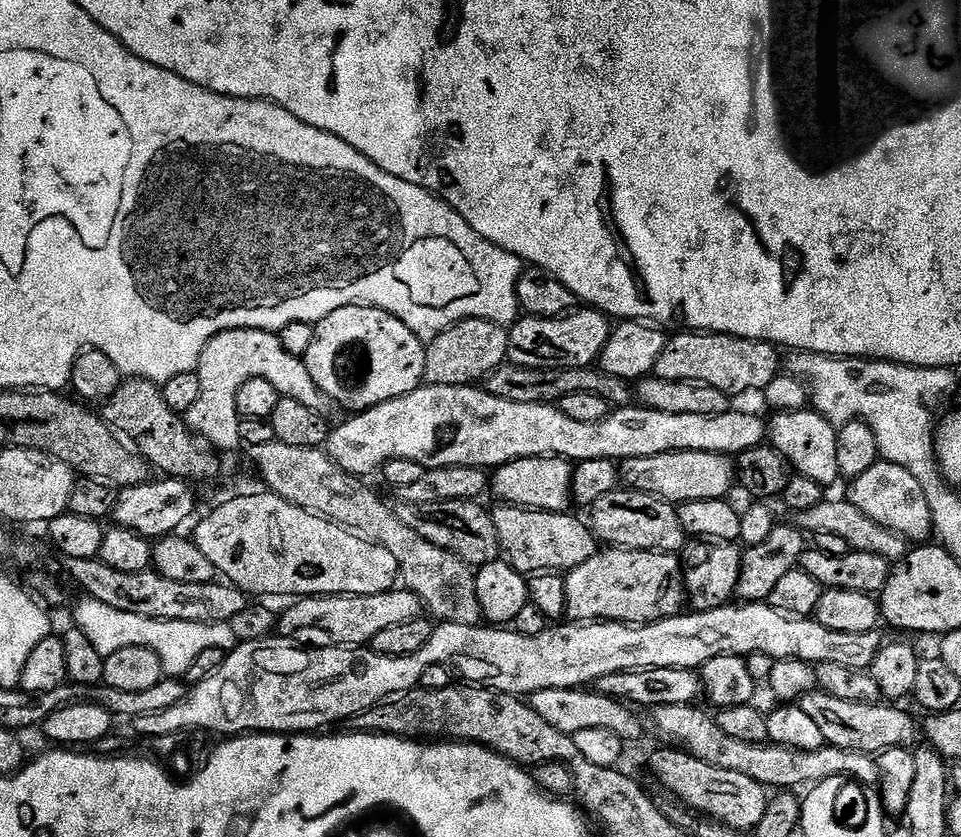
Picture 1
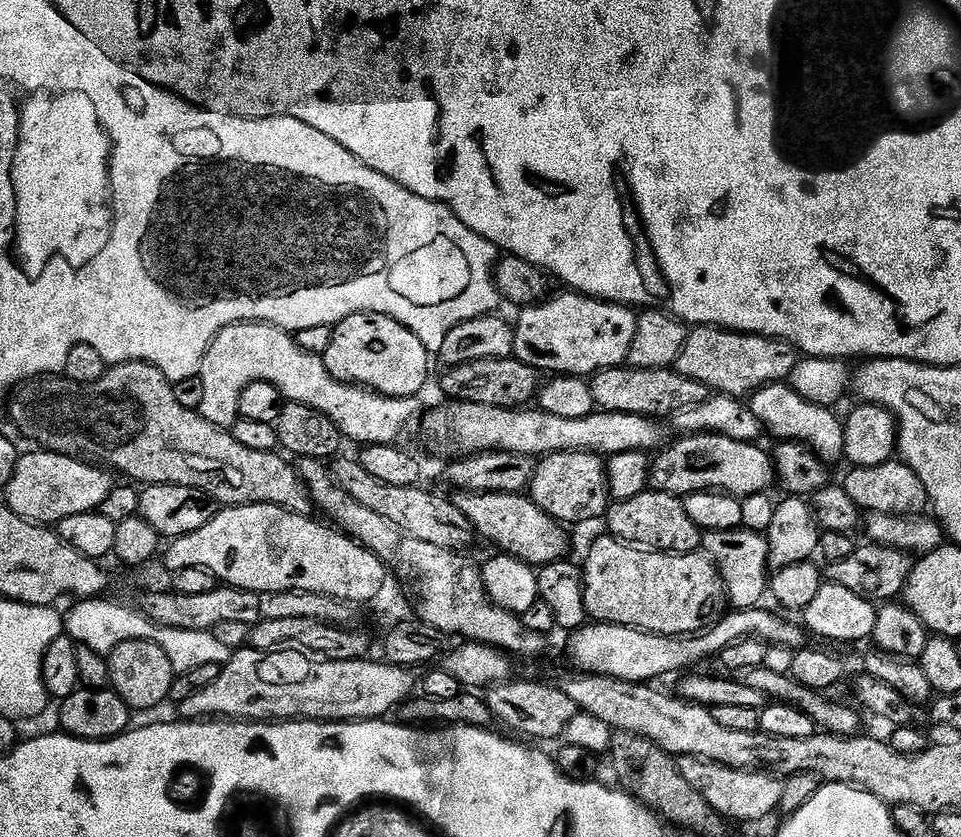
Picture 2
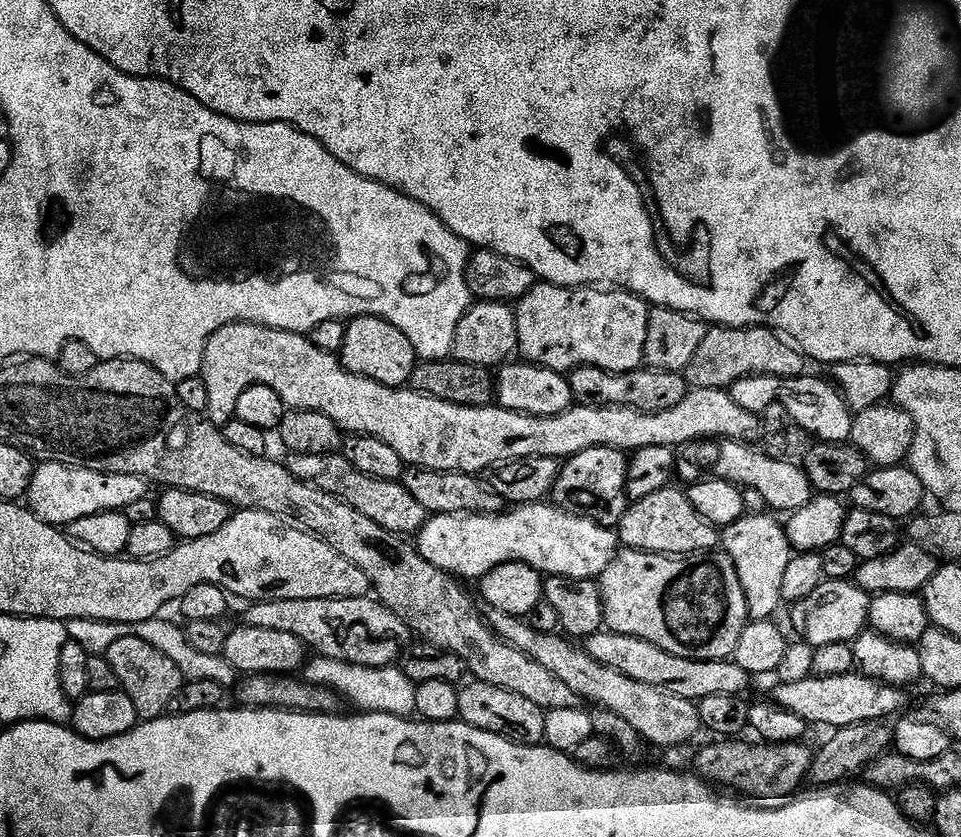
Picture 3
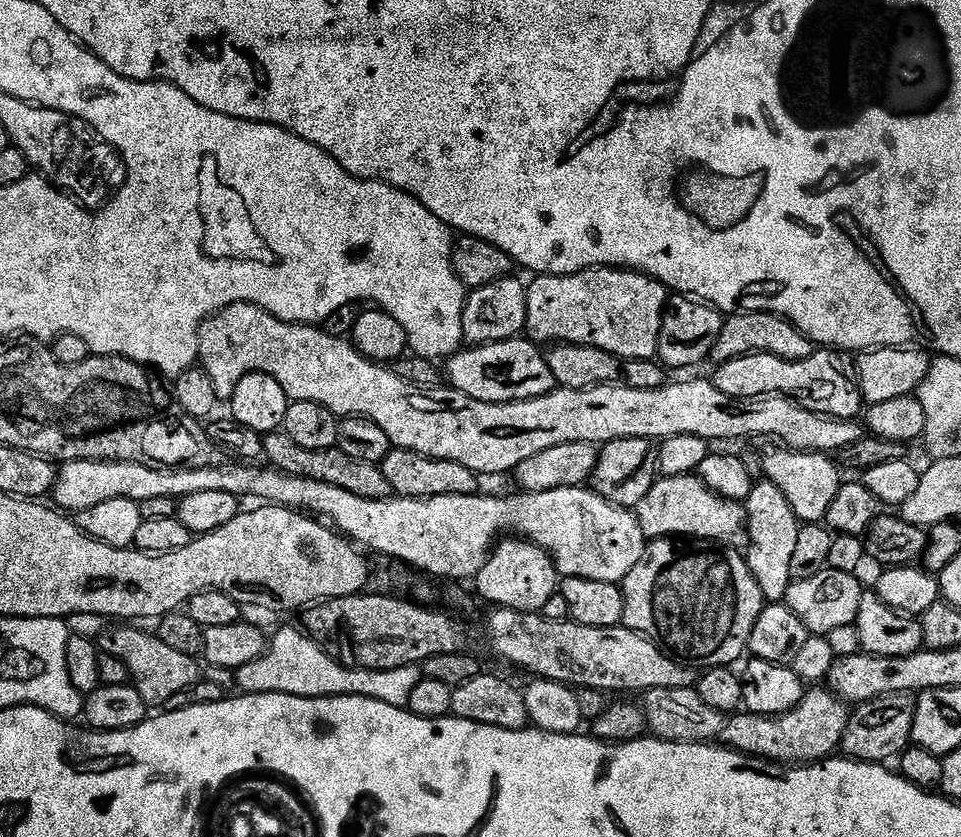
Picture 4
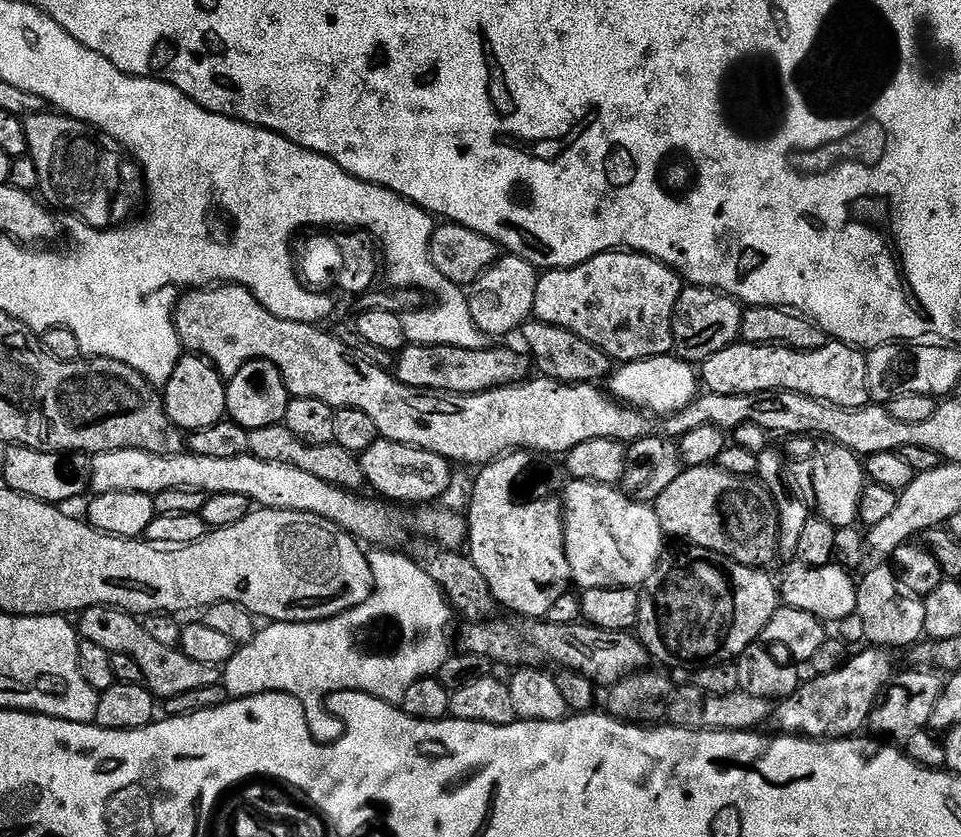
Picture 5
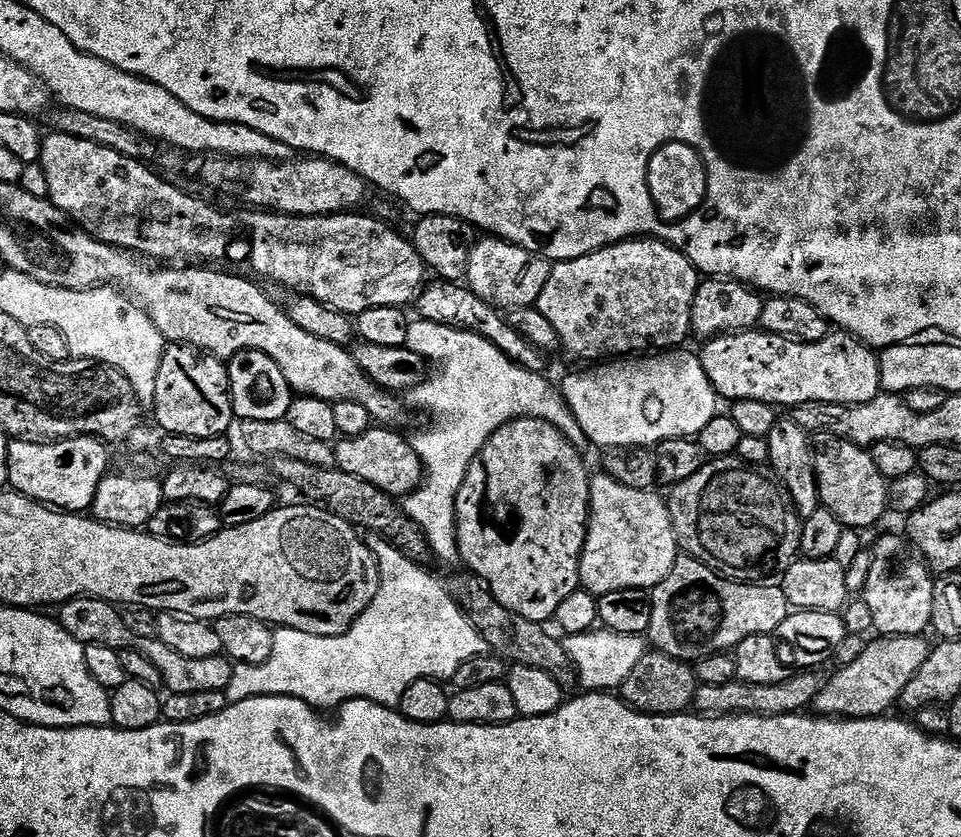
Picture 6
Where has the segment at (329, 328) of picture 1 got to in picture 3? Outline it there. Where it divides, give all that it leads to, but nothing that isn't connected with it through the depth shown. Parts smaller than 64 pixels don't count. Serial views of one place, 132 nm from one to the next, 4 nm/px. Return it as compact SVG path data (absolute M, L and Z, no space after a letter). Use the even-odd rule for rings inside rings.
M357 316L346 327L346 342L338 353L346 370L376 380L391 388L403 388L411 381L418 357L410 338L380 316Z

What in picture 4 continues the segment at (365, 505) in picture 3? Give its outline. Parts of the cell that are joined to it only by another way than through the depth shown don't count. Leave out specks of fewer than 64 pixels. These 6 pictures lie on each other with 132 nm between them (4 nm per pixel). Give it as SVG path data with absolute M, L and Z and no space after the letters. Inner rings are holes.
M283 430L269 432L264 436L263 459L277 472L285 472L298 478L310 478L314 482L326 482L330 486L338 486L338 490L346 490L350 494L358 494L358 498L371 500L387 500L390 489L382 474L379 464L358 462L358 458L350 458L350 454L342 454L340 448L330 450L302 450L294 438L290 438Z

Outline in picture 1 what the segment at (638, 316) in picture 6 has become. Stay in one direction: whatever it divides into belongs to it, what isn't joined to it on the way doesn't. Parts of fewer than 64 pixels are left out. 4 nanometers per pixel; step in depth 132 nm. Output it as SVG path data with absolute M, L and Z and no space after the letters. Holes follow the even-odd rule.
M584 306L581 309L581 312L569 311L561 315L559 320L539 320L536 316L517 319L508 332L508 360L515 367L543 374L556 374L570 368L591 369L604 353L613 325L609 317L595 308Z

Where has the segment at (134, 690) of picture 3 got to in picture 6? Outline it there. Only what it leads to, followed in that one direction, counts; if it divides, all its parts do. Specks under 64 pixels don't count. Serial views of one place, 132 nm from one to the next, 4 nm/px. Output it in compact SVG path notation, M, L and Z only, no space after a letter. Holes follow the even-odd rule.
M77 596L59 605L58 619L60 625L79 642L79 644L101 644L117 650L140 652L156 668L159 683L168 687L171 694L198 694L199 692L223 692L232 676L233 661L221 654L214 658L185 658L170 650L166 642L151 636L136 636L126 626L124 613L117 605L109 604L107 600L99 600L93 596Z

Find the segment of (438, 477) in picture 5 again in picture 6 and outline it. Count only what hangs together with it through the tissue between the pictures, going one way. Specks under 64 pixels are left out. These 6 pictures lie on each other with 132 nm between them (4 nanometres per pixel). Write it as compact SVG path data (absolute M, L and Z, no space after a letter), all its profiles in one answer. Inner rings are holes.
M374 426L366 430L366 434L357 436L346 436L335 441L336 467L342 469L346 474L354 474L354 478L362 478L362 482L370 482L370 486L378 486L387 496L403 498L415 492L424 483L424 463L418 458L412 446L411 439L406 435L399 436L392 432L388 426Z

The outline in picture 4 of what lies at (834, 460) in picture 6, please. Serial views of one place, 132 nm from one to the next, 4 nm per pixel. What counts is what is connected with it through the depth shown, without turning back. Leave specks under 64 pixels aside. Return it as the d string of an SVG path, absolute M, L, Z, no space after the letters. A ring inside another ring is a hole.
M776 442L761 444L764 445L759 445L758 451L764 476L786 494L786 502L790 502L797 520L804 524L820 524L827 517L836 495L842 491L837 461L823 452L794 452Z

